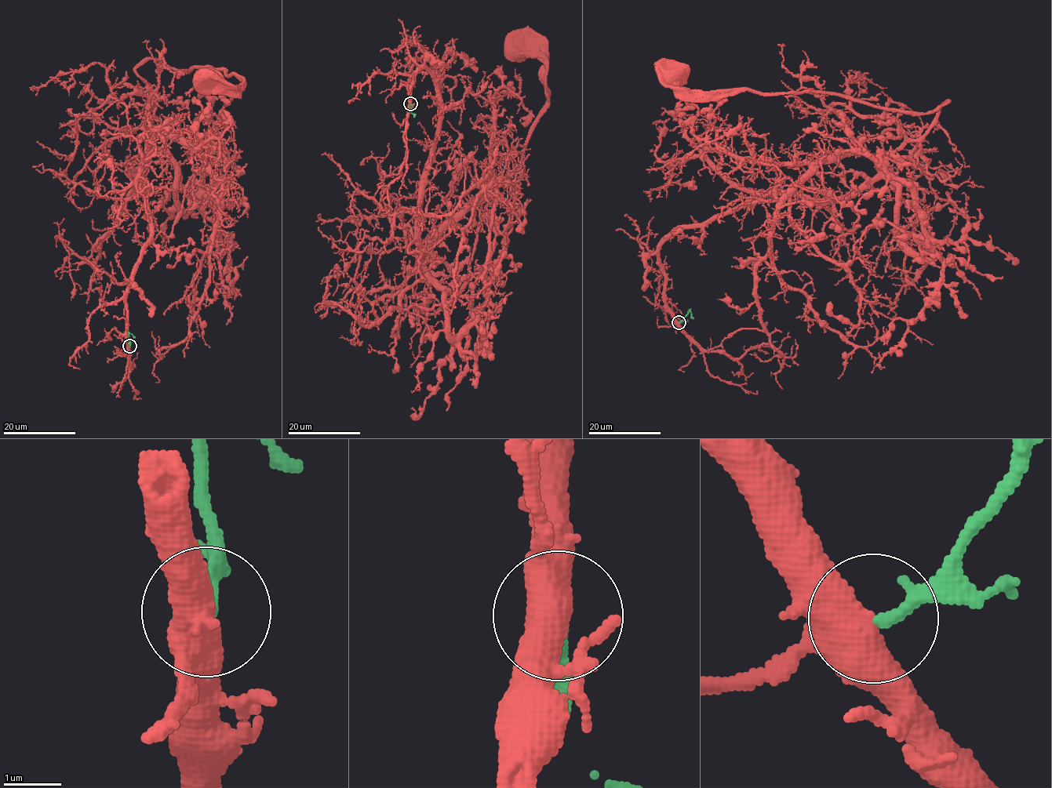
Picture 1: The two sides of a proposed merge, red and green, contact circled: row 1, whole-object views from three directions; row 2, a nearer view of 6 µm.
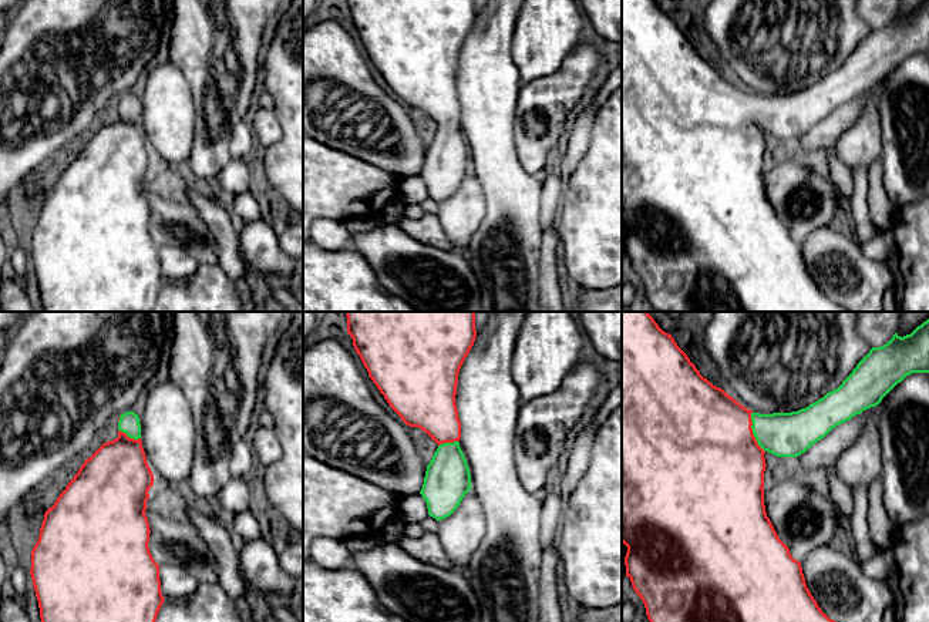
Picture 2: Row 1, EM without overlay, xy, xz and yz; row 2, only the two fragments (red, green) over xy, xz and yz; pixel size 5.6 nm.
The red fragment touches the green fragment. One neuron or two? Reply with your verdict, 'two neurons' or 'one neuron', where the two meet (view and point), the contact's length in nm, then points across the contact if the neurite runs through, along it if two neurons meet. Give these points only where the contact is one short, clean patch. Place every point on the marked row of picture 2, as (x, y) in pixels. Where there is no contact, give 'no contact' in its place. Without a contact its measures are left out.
one neuron; contact yz (751, 431); length 240 nm; way yz (709, 443), (734, 440), (751, 431), (784, 434)

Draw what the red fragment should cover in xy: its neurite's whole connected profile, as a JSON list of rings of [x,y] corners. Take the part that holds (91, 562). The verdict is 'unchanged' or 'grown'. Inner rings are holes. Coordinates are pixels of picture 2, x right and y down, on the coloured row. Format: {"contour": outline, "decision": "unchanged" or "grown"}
{"contour": [[[121,414],[118,437],[104,443],[44,514],[30,575],[41,622],[155,622],[164,603],[159,565],[149,552],[145,515],[154,474],[141,441],[139,417]]], "decision": "grown"}

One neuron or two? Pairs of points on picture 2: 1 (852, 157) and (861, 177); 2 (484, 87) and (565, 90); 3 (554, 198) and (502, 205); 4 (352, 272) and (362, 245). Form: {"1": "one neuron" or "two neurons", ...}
{"1": "two neurons", "2": "two neurons", "3": "two neurons", "4": "two neurons"}

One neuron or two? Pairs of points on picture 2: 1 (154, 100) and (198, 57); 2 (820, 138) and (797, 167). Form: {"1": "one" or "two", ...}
{"1": "two", "2": "two"}

